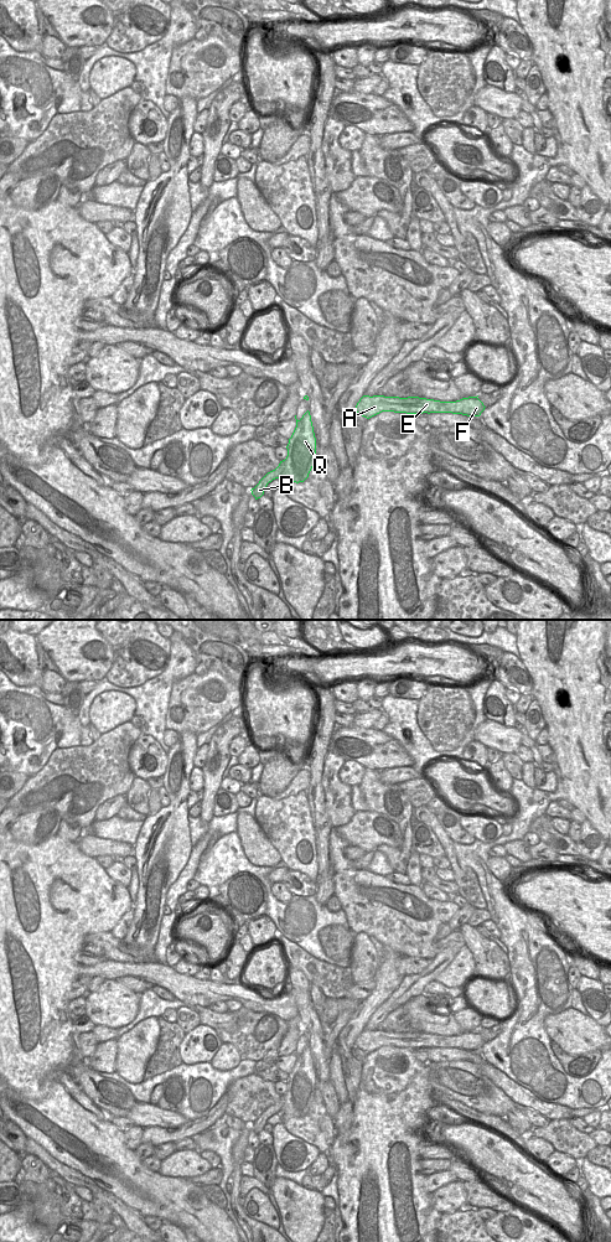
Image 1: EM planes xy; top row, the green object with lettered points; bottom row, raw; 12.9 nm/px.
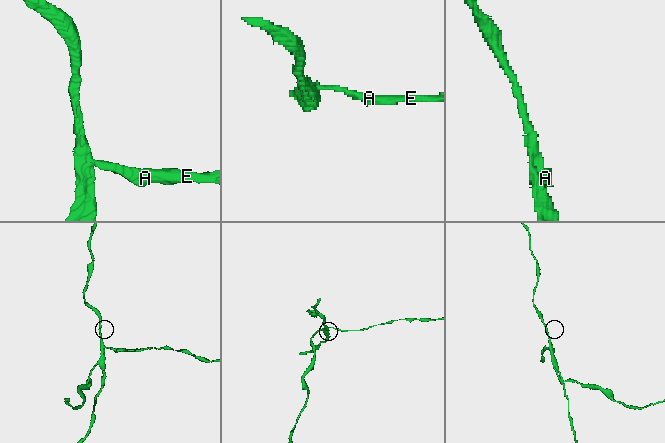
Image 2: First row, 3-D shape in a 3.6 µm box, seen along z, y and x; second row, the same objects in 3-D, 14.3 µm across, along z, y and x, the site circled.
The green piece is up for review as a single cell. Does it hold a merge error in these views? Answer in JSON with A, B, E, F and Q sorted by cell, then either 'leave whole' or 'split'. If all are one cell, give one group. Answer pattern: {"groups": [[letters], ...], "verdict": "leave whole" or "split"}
{"groups": [["A", "B", "E", "F"], ["Q"]], "verdict": "split"}

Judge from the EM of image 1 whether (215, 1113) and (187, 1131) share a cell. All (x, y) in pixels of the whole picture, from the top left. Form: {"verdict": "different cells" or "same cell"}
{"verdict": "same cell"}

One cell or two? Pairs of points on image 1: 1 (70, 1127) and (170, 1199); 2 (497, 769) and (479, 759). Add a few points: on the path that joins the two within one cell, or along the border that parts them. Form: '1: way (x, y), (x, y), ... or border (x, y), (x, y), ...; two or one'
1: way (94, 1148), (145, 1191); one
2: border (490, 764), (485, 770); two

